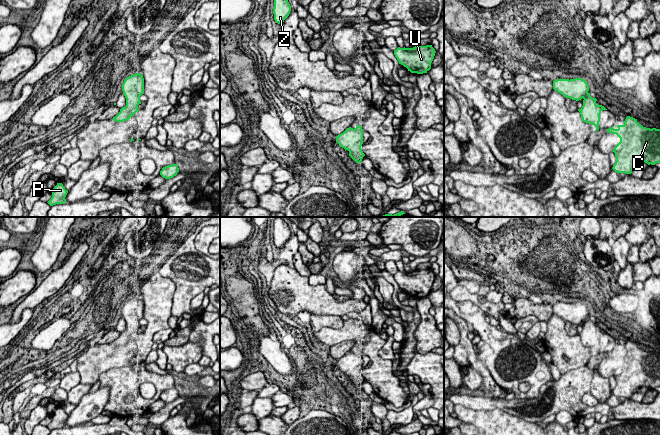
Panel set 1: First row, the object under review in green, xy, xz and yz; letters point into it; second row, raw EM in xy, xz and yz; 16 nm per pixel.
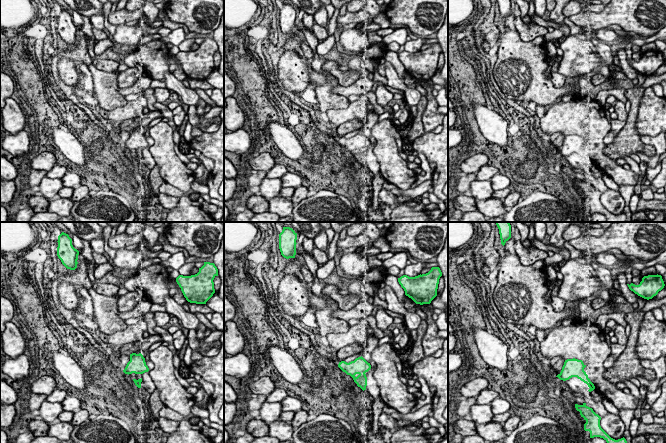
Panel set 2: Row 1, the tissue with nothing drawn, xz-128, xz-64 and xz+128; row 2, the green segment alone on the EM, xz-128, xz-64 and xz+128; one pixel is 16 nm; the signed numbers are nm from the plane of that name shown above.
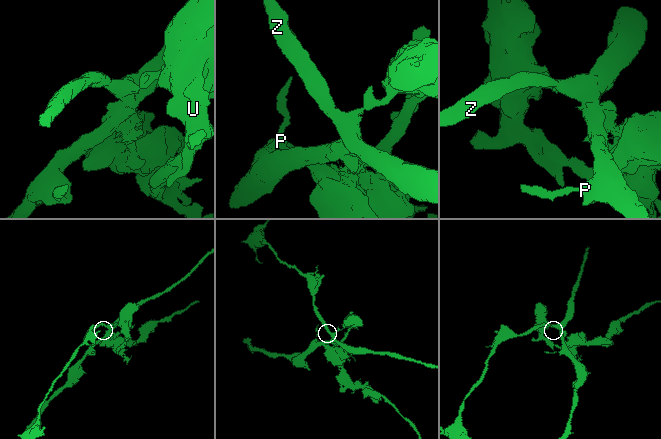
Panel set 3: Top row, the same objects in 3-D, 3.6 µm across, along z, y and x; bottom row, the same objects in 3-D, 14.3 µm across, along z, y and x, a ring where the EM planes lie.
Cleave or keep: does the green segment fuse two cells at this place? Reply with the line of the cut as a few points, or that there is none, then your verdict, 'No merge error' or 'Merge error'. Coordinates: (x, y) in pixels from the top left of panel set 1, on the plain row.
Split along xy (137, 330), (125, 332), (118, 338). Merge error

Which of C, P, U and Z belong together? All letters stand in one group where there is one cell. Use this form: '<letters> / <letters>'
C U / P Z

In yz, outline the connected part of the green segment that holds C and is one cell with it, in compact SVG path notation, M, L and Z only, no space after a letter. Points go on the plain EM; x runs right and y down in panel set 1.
M627 340L623 349L606 353L616 358L620 366L614 371L616 386L612 393L617 397L631 398L639 387L660 387L660 353L646 352L637 343Z

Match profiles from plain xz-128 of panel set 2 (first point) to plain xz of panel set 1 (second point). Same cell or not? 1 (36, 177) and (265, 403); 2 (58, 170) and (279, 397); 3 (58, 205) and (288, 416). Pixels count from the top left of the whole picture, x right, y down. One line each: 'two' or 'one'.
1: two
2: two
3: two

